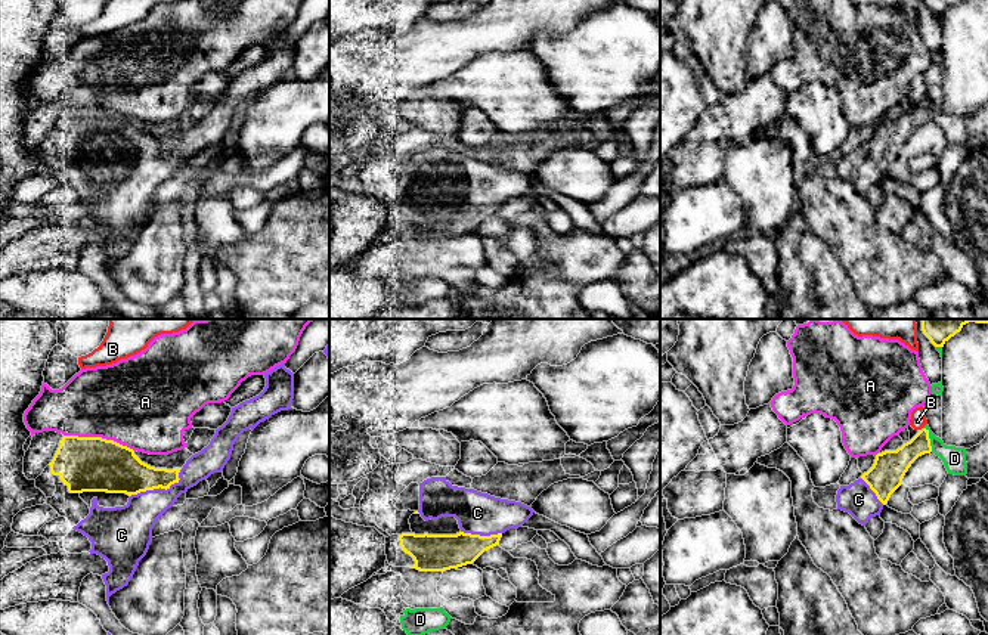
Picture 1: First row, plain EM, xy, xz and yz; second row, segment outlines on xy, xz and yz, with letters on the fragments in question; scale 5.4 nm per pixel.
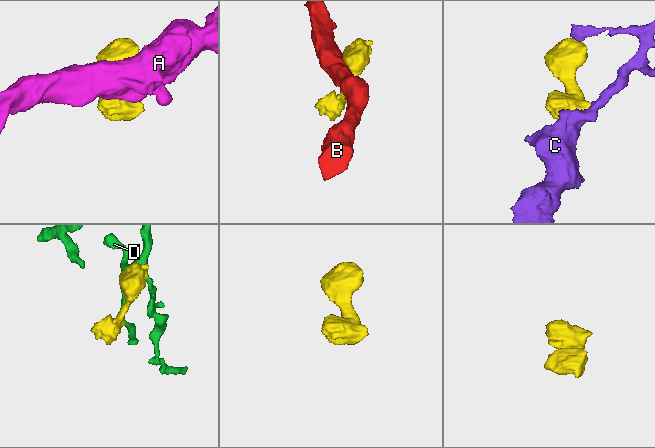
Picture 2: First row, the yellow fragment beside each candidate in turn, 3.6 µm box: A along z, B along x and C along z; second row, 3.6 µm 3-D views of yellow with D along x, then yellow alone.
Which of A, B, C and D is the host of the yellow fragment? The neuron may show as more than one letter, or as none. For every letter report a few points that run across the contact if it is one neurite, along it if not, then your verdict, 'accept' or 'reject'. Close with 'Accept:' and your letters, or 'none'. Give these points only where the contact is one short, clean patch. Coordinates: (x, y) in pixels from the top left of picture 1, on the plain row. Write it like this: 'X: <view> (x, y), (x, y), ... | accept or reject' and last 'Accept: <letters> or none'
A: xy (64, 104), (101, 105), (126, 114), (133, 120) | reject
B: reject
C: accept
D: reject
Accept: C

